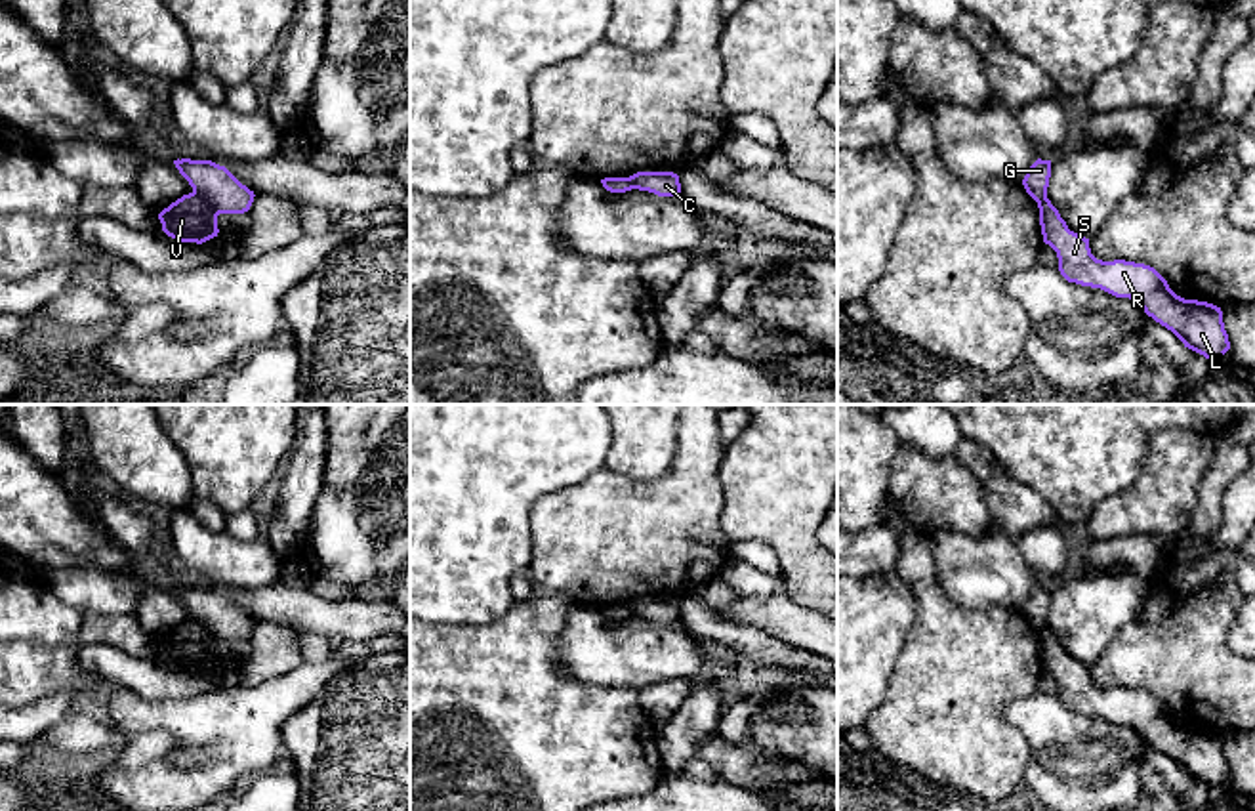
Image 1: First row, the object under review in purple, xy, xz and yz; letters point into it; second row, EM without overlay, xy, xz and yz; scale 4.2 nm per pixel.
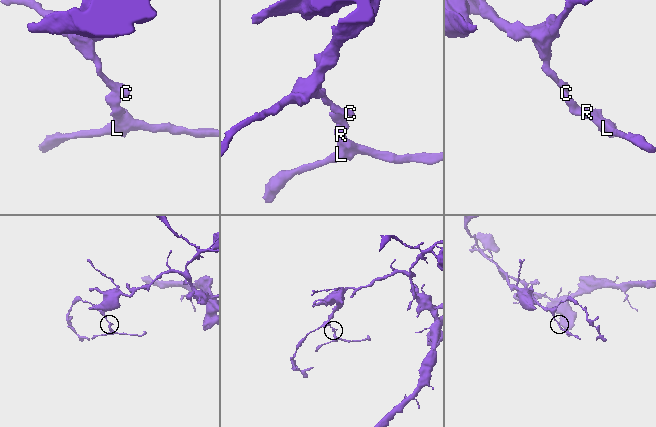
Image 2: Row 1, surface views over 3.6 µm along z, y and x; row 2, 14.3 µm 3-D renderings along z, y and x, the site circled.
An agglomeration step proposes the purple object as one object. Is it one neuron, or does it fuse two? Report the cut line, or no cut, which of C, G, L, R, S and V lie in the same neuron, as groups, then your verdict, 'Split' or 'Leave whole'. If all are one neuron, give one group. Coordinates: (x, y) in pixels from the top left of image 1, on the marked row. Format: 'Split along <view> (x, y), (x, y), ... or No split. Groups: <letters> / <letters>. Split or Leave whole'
Split along xy (193, 191), (218, 214). Groups: C G / L R S V. Split

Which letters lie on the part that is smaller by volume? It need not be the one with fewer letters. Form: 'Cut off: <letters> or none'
Cut off: L, R, S, V

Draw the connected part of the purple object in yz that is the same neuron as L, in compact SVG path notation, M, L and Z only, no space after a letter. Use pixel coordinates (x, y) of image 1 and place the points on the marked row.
M1049 198L1038 208L1043 242L1057 252L1059 271L1068 282L1133 300L1148 317L1171 330L1184 347L1209 361L1221 361L1230 349L1221 307L1177 296L1150 265L1097 260L1089 239L1070 231Z

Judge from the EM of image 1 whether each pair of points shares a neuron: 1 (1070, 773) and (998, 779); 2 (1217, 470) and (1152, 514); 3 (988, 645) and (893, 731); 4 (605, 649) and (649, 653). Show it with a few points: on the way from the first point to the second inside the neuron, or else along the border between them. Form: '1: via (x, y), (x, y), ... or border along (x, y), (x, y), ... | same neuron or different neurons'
1: border along (1023, 731), (1028, 743), (1025, 783) | different neurons
2: border along (1213, 439), (1213, 455), (1187, 523) | different neurons
3: via (966, 668), (916, 718) | same neuron
4: via (617, 653), (637, 653) | same neuron

